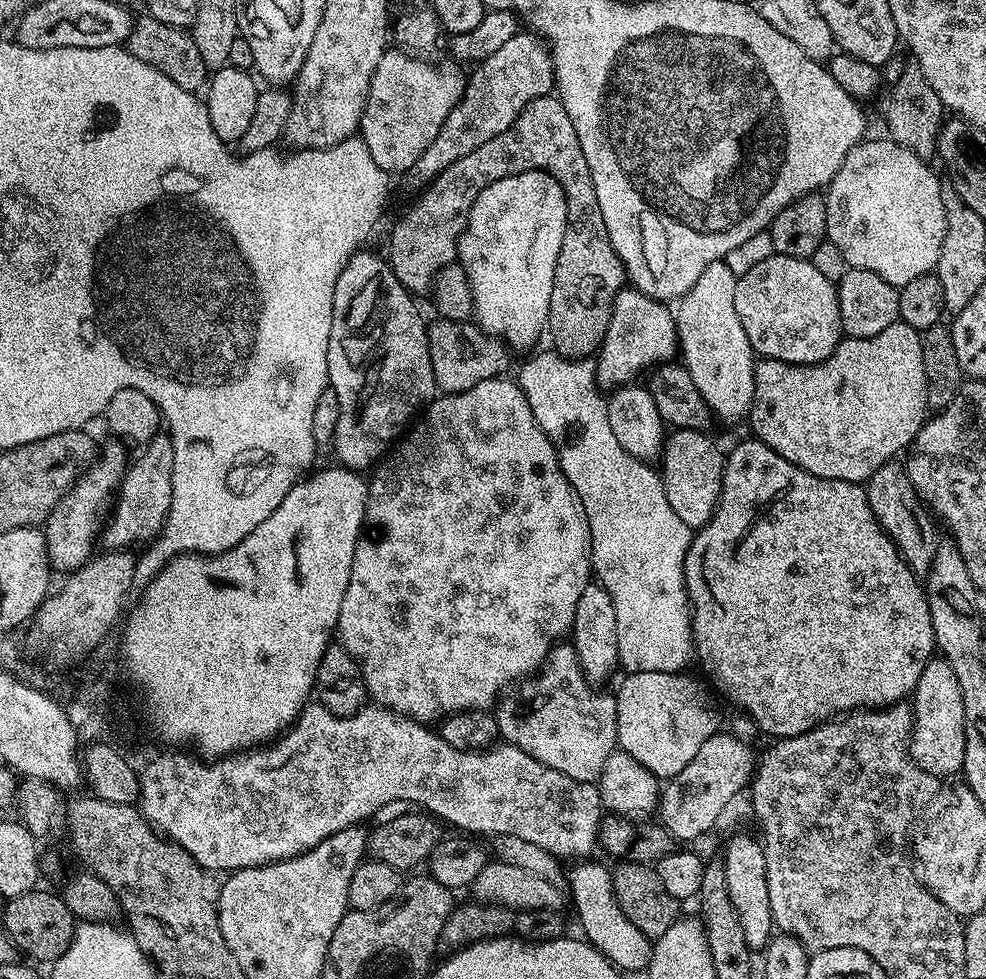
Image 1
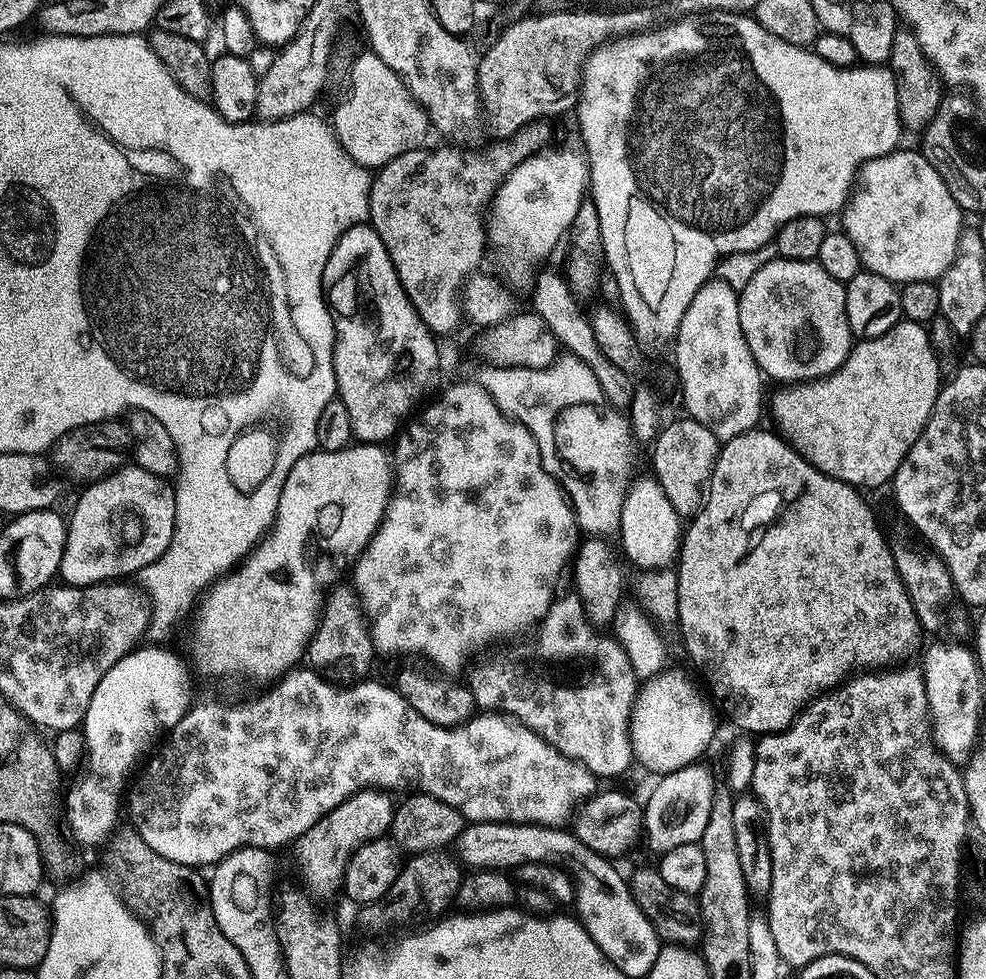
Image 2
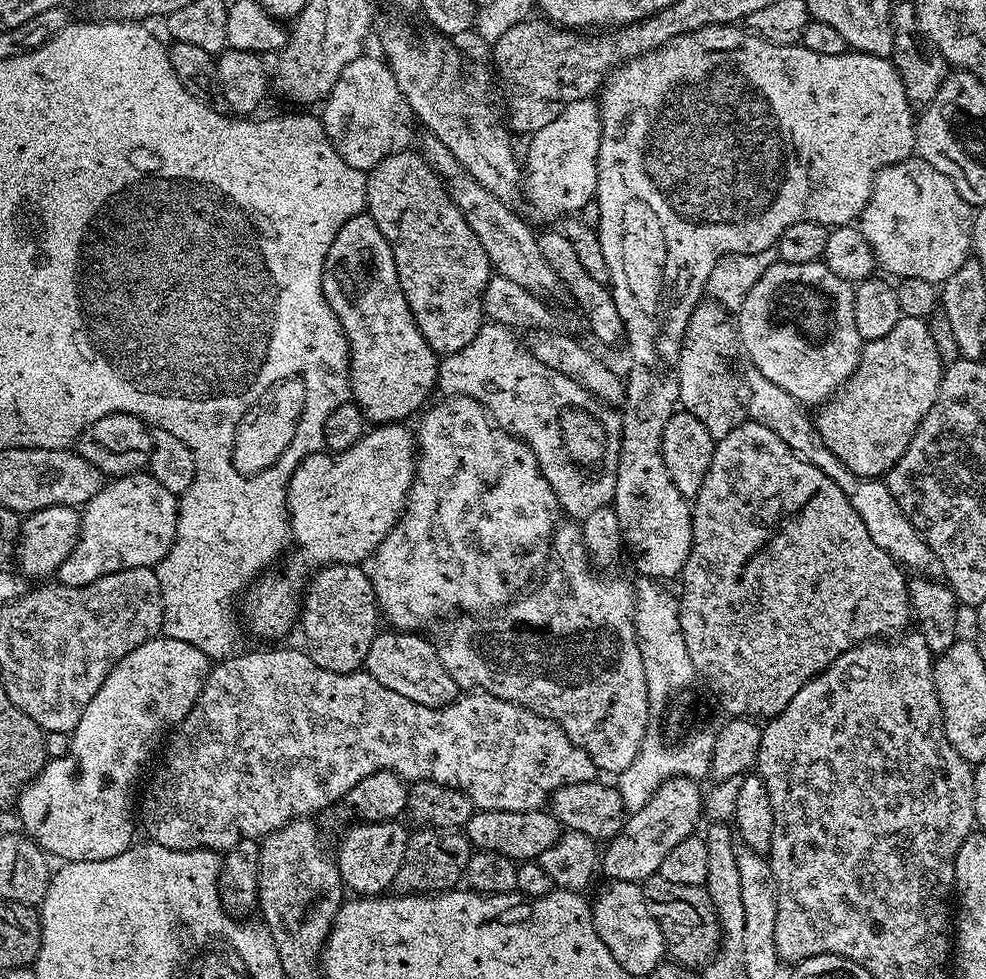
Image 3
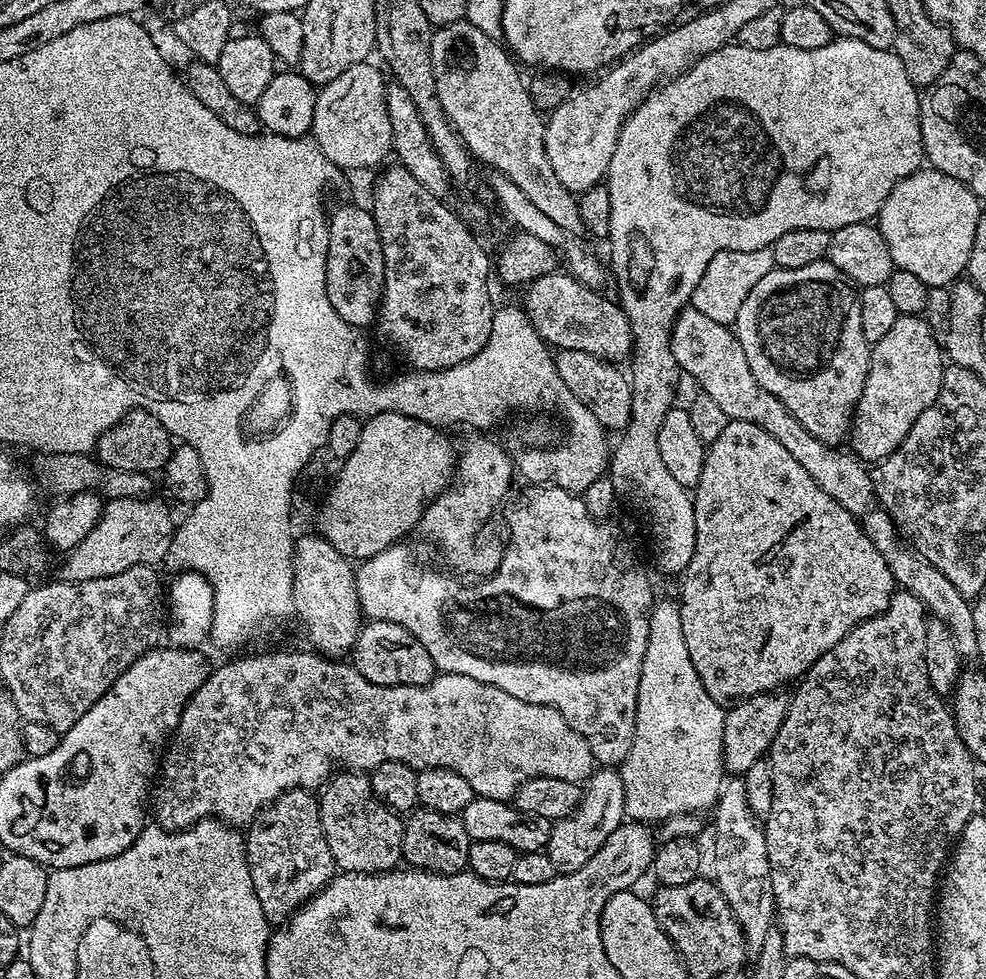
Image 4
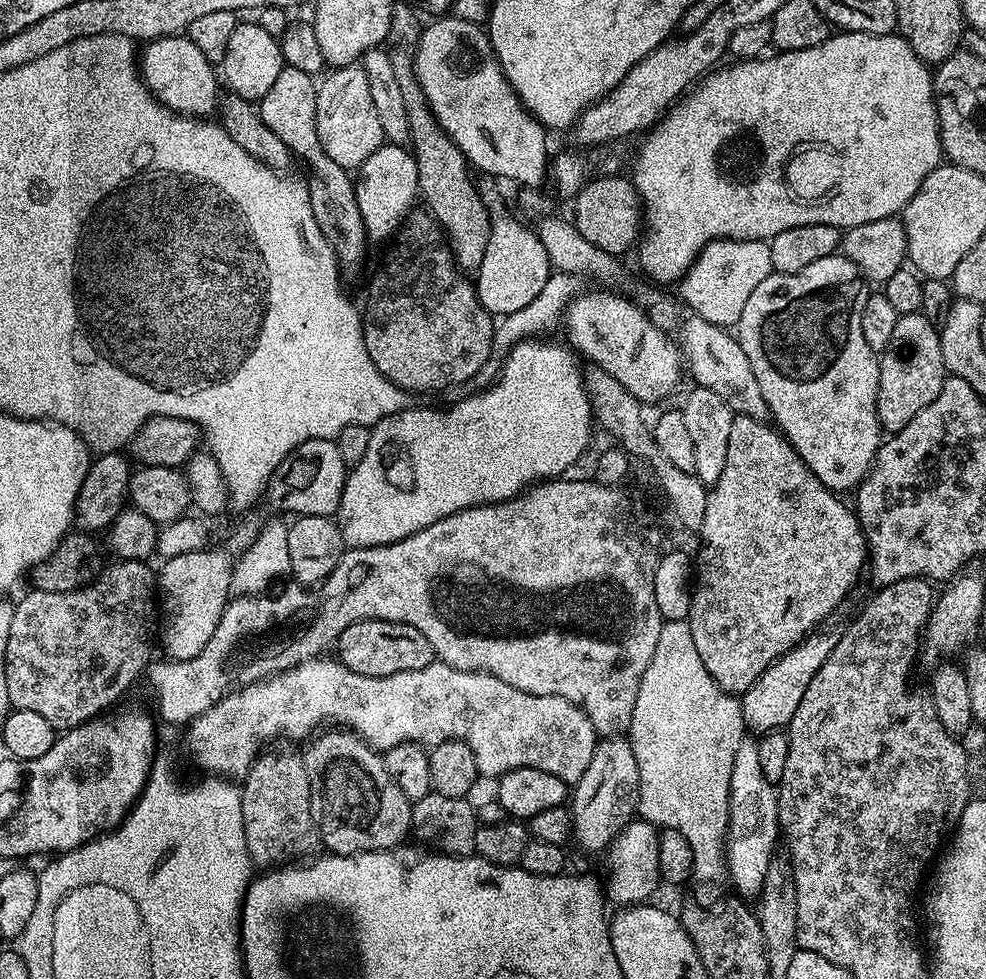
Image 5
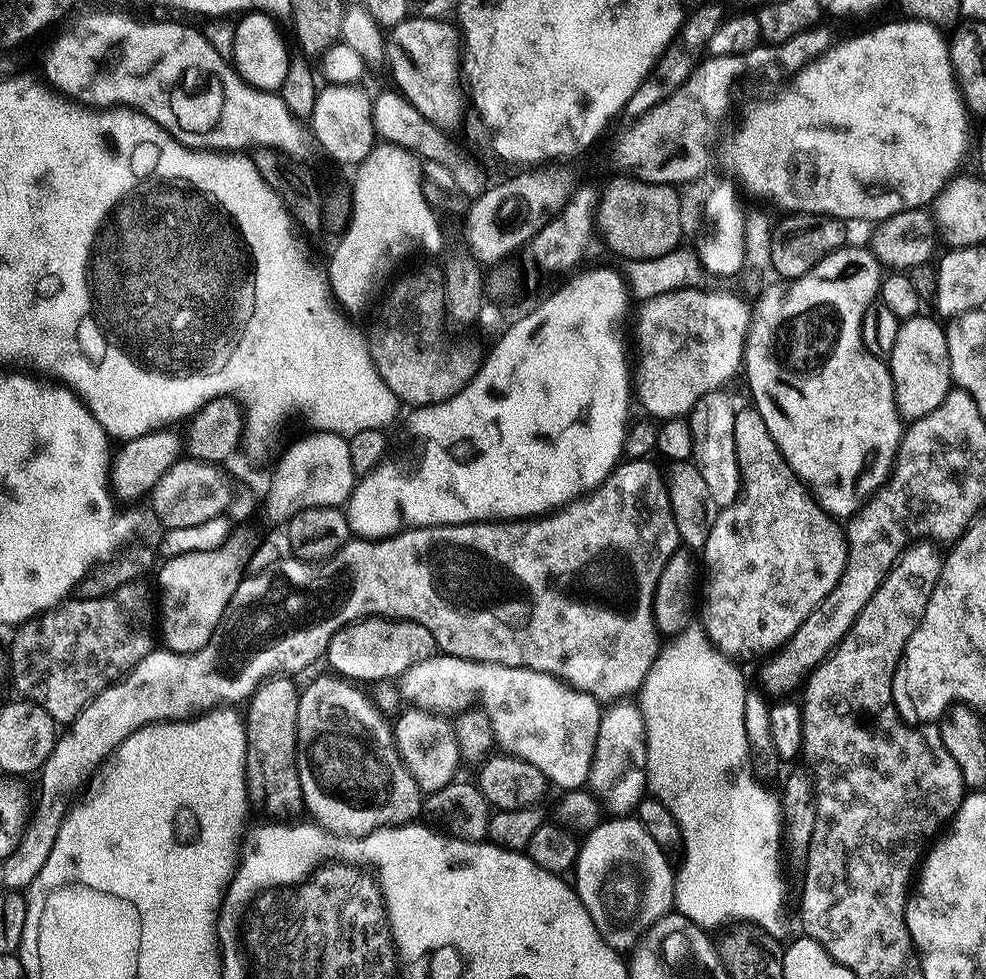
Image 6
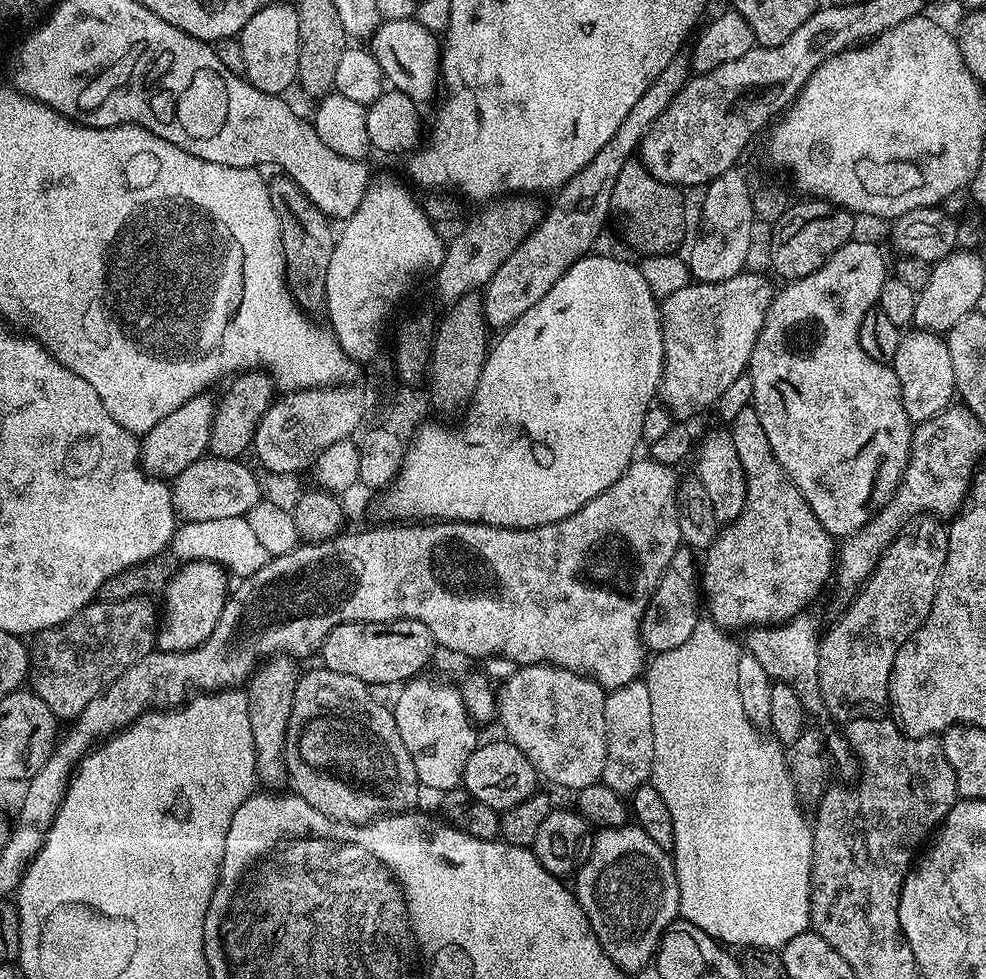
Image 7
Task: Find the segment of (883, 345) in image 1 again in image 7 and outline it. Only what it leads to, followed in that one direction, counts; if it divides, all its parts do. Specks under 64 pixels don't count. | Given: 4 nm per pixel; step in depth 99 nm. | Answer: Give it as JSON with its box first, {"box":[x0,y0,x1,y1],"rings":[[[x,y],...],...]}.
{"box":[890,330,956,422],"rings":[[[923,330],[908,331],[901,335],[898,354],[894,354],[890,366],[896,371],[906,414],[919,422],[934,418],[953,403],[956,396],[954,362],[950,362],[948,341],[943,335]]]}

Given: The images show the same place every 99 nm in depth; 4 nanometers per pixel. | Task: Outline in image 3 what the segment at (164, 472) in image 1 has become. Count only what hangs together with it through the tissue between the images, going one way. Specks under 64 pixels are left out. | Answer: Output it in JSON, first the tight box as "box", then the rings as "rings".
{"box":[54,472,179,586],"rings":[[[150,472],[115,477],[107,481],[83,506],[80,512],[80,537],[66,562],[62,562],[60,569],[54,573],[55,579],[66,586],[86,586],[106,574],[124,569],[155,567],[176,539],[178,512],[179,499]]]}

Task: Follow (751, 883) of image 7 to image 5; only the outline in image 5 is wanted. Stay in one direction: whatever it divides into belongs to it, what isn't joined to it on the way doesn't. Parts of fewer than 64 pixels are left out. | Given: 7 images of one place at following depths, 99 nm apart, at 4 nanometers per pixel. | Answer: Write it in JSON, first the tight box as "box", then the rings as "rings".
{"box":[627,620,746,881],"rings":[[[665,620],[662,630],[658,634],[658,646],[654,646],[654,658],[650,666],[646,666],[646,674],[642,674],[642,682],[638,686],[638,698],[634,702],[634,714],[628,727],[627,737],[632,742],[634,759],[638,762],[638,782],[640,783],[640,802],[638,812],[649,824],[656,825],[657,829],[673,828],[678,834],[686,834],[686,842],[690,842],[690,850],[694,850],[694,866],[692,875],[698,881],[716,880],[726,872],[726,841],[728,838],[728,803],[730,802],[730,774],[734,766],[734,750],[746,738],[744,715],[740,709],[740,701],[733,693],[718,686],[714,678],[702,666],[702,658],[698,658],[698,650],[694,650],[694,634],[690,634],[690,626],[685,620]]]}

